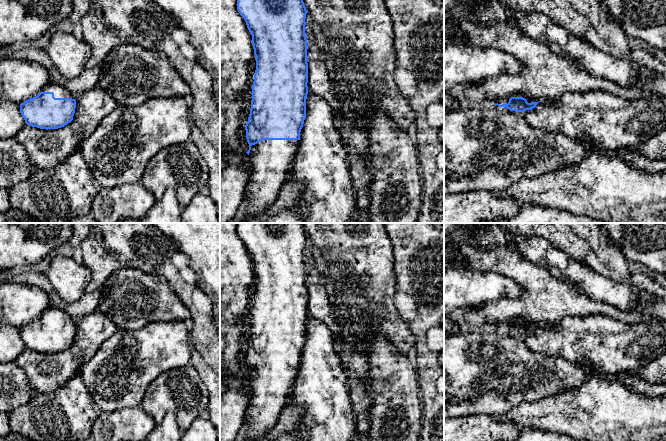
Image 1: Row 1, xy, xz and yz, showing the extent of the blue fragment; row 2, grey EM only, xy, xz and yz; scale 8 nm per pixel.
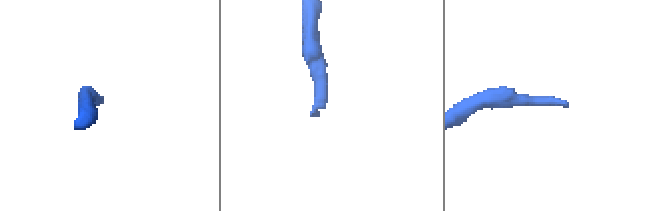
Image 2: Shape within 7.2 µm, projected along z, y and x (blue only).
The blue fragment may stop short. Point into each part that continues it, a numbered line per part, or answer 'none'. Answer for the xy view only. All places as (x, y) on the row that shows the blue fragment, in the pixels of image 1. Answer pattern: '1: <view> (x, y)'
1: xy (59, 91)

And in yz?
none

